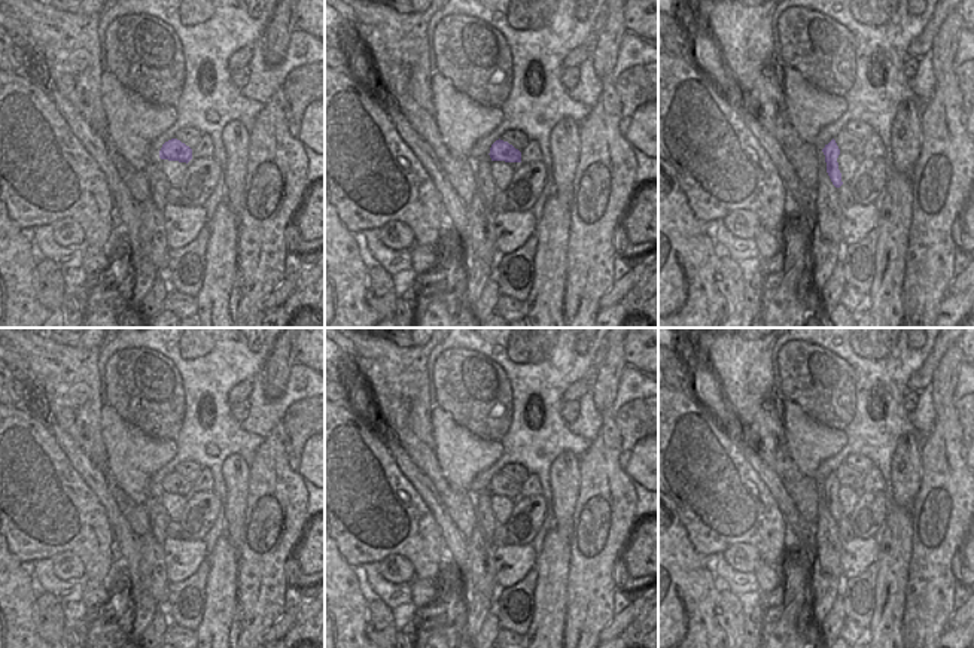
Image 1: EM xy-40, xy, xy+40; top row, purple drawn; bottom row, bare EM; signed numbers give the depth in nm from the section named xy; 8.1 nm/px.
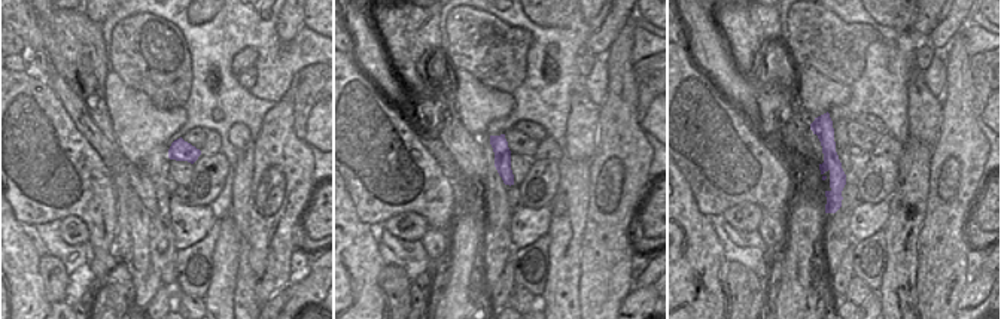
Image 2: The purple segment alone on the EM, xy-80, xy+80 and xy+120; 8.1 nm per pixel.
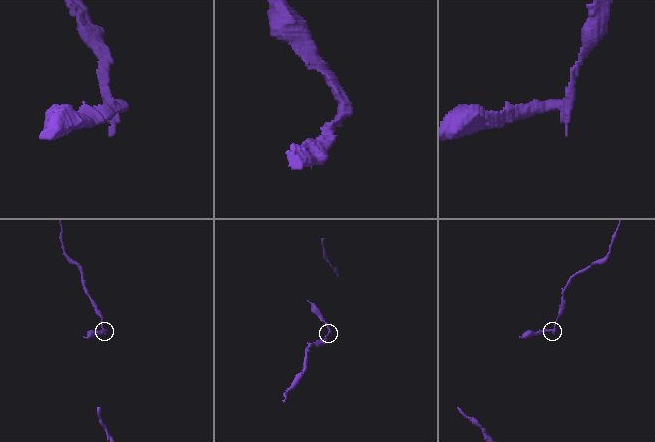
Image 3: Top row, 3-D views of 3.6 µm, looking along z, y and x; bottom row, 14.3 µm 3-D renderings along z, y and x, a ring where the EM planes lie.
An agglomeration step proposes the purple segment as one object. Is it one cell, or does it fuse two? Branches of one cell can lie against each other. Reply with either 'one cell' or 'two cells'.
two cells

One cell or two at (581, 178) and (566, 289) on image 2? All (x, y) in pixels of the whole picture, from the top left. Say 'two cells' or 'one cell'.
one cell

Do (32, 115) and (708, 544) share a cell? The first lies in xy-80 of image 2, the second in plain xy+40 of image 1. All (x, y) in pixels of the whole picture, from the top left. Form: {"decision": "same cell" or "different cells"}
{"decision": "same cell"}

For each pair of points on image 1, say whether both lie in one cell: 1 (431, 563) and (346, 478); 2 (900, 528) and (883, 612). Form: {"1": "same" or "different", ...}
{"1": "same", "2": "same"}

